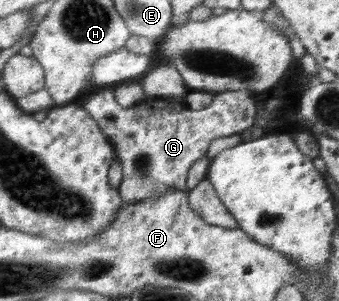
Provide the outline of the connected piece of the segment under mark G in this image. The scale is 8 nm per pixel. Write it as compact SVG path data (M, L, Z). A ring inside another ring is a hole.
M111 86L90 89L80 96L79 102L90 113L91 118L95 118L95 122L99 123L107 136L112 138L111 142L117 147L118 161L122 163L123 174L118 191L126 203L135 203L135 201L153 199L170 188L187 191L186 180L191 165L199 158L206 156L211 142L221 136L242 133L253 125L258 110L257 103L251 95L252 93L248 90L220 92L214 95L209 106L198 111L187 106L185 101L159 97L146 98L139 104L123 109L117 103L114 87Z

